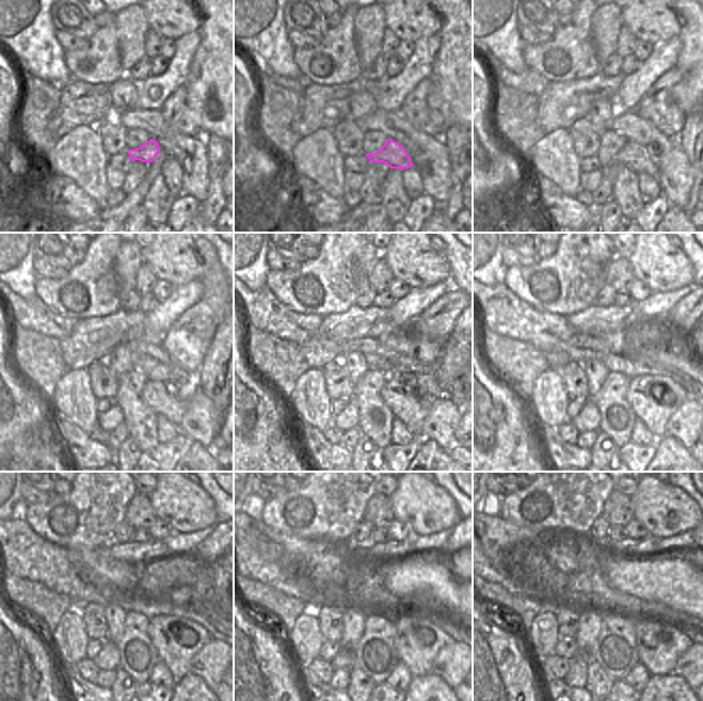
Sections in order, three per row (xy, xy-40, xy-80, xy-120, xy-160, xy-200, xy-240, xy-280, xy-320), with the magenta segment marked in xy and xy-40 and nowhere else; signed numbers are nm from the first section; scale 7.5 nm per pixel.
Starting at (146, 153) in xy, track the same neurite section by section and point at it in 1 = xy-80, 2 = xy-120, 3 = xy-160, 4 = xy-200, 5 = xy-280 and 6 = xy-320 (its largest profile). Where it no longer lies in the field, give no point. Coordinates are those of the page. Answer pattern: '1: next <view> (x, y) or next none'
1: next xy-80 (633, 156)
2: next xy-120 (170, 400)
3: next xy-160 (410, 396)
4: next xy-200 (654, 399)
5: next xy-280 (417, 640)
6: next xy-320 (659, 642)

